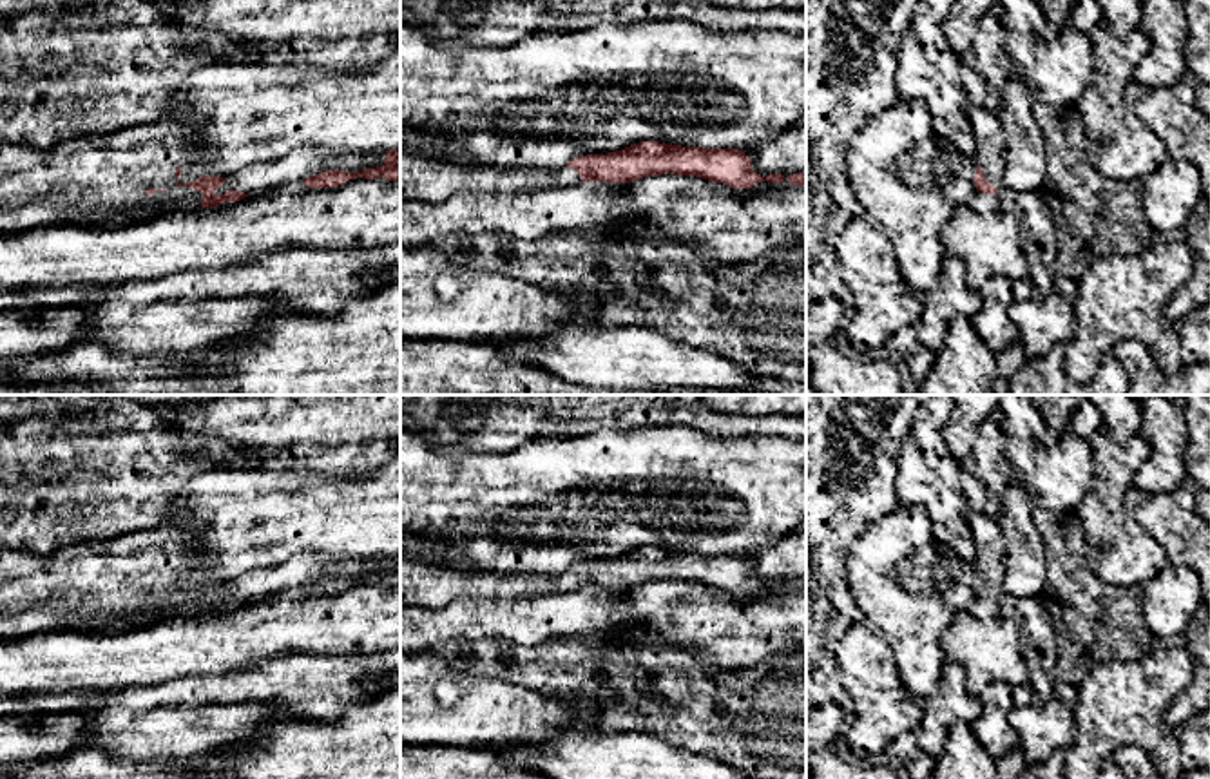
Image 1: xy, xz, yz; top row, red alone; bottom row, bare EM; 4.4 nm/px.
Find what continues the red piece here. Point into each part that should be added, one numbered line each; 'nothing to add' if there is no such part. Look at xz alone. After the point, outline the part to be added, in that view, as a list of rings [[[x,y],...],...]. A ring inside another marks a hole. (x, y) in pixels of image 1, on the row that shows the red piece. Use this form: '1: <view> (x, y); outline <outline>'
1: xz (430, 178); outline [[[400,149],[400,197],[431,203],[456,192],[533,192],[580,185],[581,176],[571,167],[502,167],[456,163],[451,156],[424,156]]]

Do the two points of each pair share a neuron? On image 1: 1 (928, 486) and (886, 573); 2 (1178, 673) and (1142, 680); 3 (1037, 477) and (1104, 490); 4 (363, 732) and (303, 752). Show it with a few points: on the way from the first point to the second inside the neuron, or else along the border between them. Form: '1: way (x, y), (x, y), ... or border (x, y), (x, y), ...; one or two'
1: border (901, 504), (921, 508), (935, 528); two
2: way (1169, 673), (1151, 676); one
3: border (1091, 444), (1093, 490), (1075, 511); two
4: way (348, 745), (339, 752), (317, 752); one

